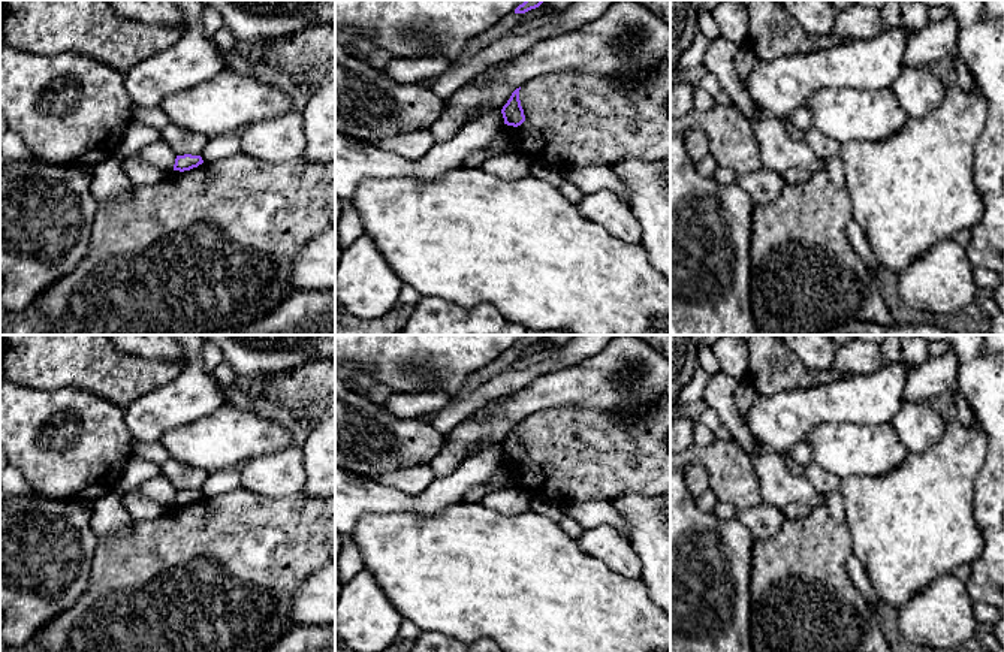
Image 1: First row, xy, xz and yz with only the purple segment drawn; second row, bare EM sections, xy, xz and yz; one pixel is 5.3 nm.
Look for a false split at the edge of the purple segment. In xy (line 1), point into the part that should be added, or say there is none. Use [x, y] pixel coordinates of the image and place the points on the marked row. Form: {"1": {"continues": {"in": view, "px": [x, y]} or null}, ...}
{"1": {"continues": null}}

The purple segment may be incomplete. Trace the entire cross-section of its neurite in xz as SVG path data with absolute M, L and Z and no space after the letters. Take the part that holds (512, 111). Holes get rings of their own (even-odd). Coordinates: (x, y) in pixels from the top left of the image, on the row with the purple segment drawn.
M516 88L507 103L503 106L501 114L504 118L504 124L518 127L525 121L524 109L519 100L519 88Z

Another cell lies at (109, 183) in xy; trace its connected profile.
M112 156L94 167L91 193L99 202L123 200L135 184L123 172L121 157Z

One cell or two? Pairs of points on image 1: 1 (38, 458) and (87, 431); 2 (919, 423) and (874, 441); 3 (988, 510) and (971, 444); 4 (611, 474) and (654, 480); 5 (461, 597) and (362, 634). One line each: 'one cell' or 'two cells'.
1: one cell
2: two cells
3: two cells
4: one cell
5: two cells

